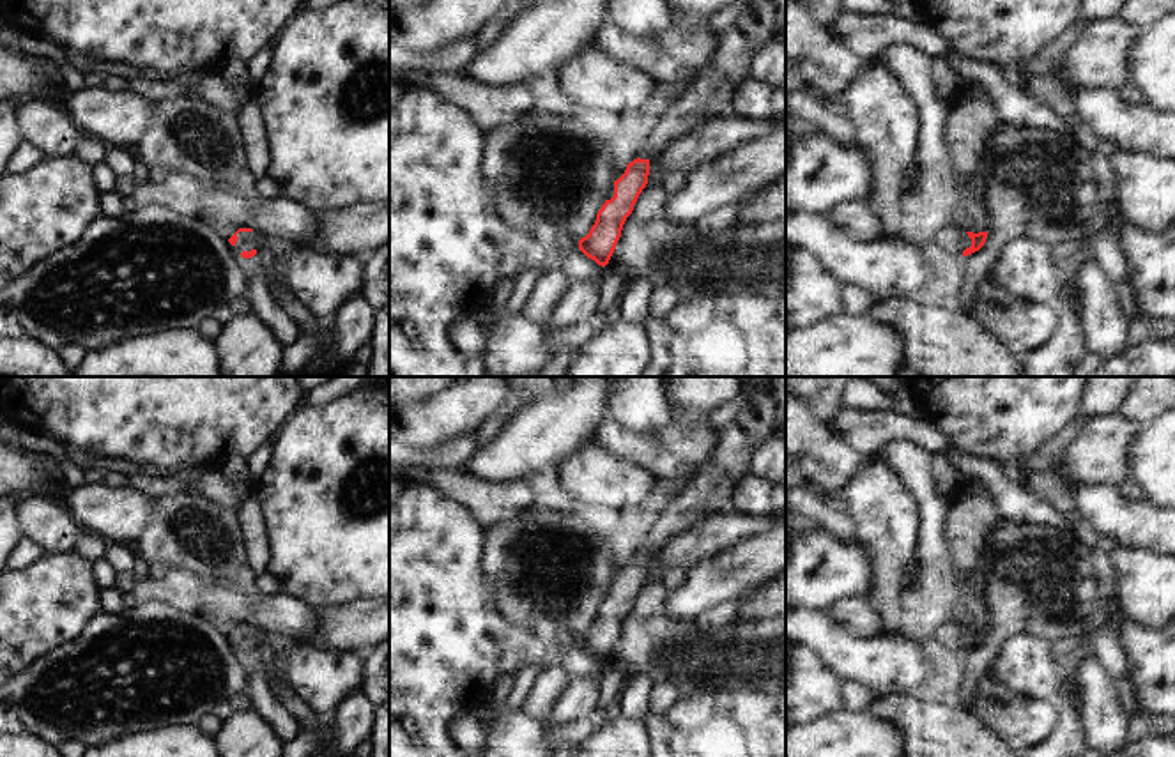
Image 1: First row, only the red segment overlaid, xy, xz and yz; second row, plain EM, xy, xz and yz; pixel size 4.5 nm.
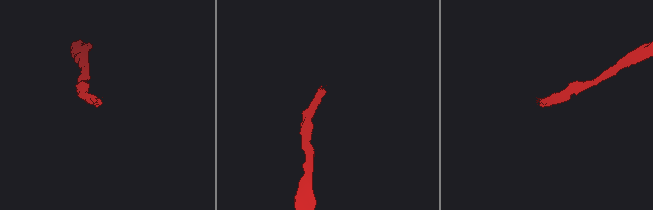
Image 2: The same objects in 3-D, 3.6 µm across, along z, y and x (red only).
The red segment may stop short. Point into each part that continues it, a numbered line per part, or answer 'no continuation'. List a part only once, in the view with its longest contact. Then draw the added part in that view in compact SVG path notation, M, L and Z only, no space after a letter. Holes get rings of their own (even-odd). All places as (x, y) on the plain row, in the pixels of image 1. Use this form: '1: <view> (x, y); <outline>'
1: xy (246, 637); M239 628L237 633L239 635L234 642L234 649L255 646L257 651L267 651L281 644L278 638L264 633L262 630L255 630L255 628Z

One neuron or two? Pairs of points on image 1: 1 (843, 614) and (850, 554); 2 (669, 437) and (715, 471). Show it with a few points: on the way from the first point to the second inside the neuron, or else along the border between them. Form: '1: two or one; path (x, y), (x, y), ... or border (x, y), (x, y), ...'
1: two; border (867, 598), (841, 598), (829, 611)
2: two; border (703, 464), (694, 474)

